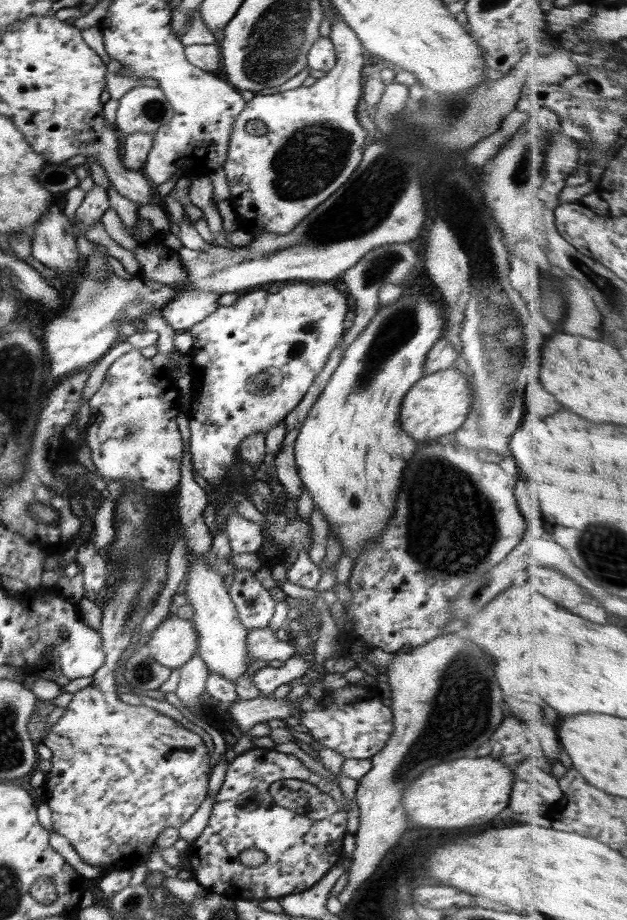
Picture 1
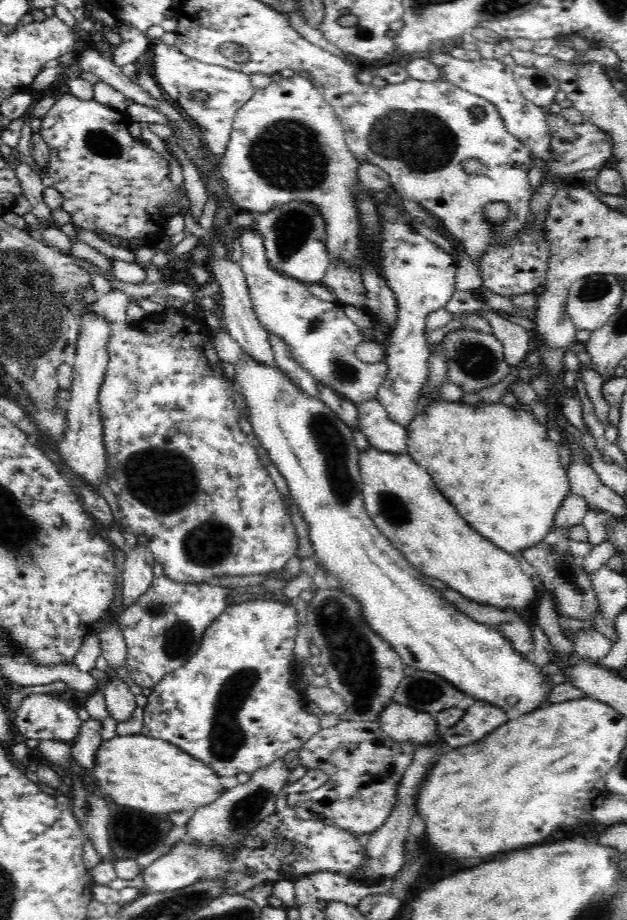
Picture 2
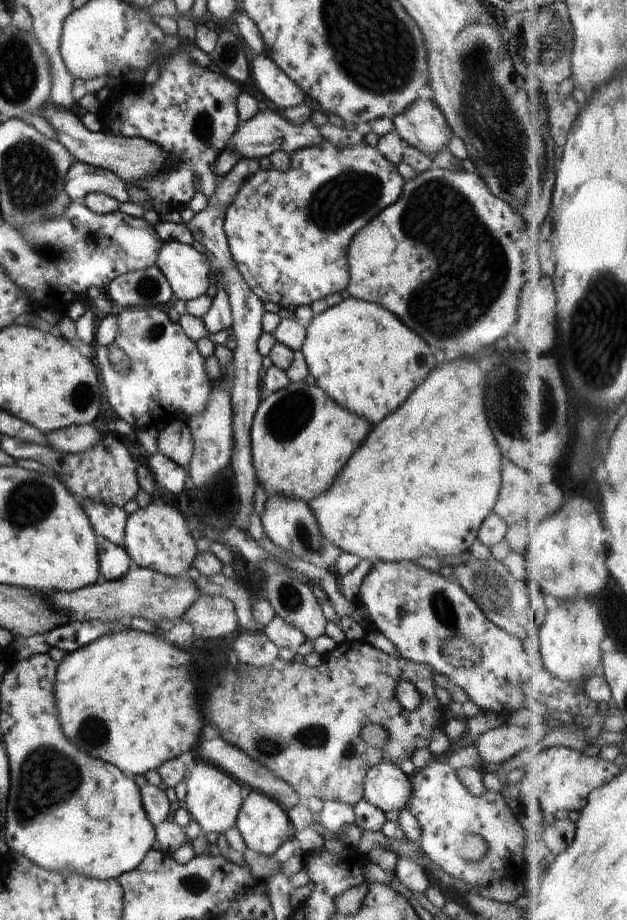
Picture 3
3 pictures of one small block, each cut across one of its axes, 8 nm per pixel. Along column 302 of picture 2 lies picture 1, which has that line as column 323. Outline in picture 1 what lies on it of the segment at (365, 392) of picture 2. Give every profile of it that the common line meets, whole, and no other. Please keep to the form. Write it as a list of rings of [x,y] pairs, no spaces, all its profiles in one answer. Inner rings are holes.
[[[299,281],[299,282],[294,282],[294,283],[293,283],[293,282],[292,282],[292,283],[291,283],[291,282],[290,282],[290,285],[285,285],[285,286],[284,286],[284,287],[283,287],[283,288],[280,288],[280,290],[279,290],[279,291],[278,291],[278,292],[276,292],[276,293],[270,293],[270,292],[268,292],[268,291],[267,291],[267,288],[266,288],[266,287],[263,287],[263,288],[259,288],[259,289],[258,289],[258,290],[256,290],[256,291],[253,291],[253,292],[248,292],[248,293],[246,293],[246,294],[244,294],[244,295],[243,295],[243,296],[239,296],[239,297],[238,297],[238,299],[237,299],[237,300],[236,300],[236,301],[235,301],[235,302],[234,302],[234,303],[233,303],[233,304],[232,304],[232,305],[230,305],[230,306],[221,306],[221,305],[218,305],[218,308],[216,308],[216,310],[215,310],[215,311],[214,311],[214,312],[213,312],[213,313],[212,313],[212,314],[209,314],[209,315],[208,315],[208,316],[207,316],[207,317],[206,317],[206,318],[204,318],[204,320],[202,320],[202,322],[198,322],[198,324],[195,324],[195,325],[194,325],[194,326],[193,326],[193,327],[192,327],[192,329],[191,329],[191,330],[190,330],[190,331],[188,331],[188,332],[189,332],[189,333],[190,333],[190,334],[191,334],[191,337],[192,337],[192,342],[193,342],[193,344],[194,344],[194,345],[193,345],[193,346],[192,346],[192,349],[191,349],[191,350],[190,350],[190,352],[189,352],[189,353],[190,353],[190,357],[192,357],[192,362],[191,362],[191,363],[190,363],[190,374],[189,374],[189,376],[190,376],[190,378],[191,378],[191,379],[192,379],[192,386],[191,386],[191,392],[190,392],[190,394],[191,394],[191,400],[192,400],[192,403],[190,403],[190,411],[189,411],[189,413],[188,413],[188,414],[187,414],[187,418],[188,418],[188,420],[189,420],[189,427],[190,427],[190,432],[191,432],[191,437],[190,437],[190,448],[189,448],[189,449],[190,449],[190,452],[191,452],[191,461],[192,461],[192,463],[193,463],[193,470],[194,470],[194,471],[196,471],[196,472],[197,472],[197,473],[198,473],[198,474],[200,474],[200,476],[201,476],[201,477],[202,477],[202,478],[203,478],[203,479],[204,479],[204,480],[205,480],[205,481],[206,481],[206,482],[207,482],[207,483],[208,483],[208,484],[209,484],[209,485],[210,485],[210,486],[211,486],[211,487],[212,487],[212,488],[213,488],[213,489],[214,489],[214,490],[215,490],[215,492],[216,492],[216,494],[217,494],[217,492],[218,492],[218,491],[219,491],[219,492],[220,492],[220,491],[223,491],[223,490],[224,490],[224,489],[226,489],[226,487],[227,487],[227,486],[228,486],[228,483],[230,483],[230,482],[231,482],[231,480],[230,480],[230,477],[231,477],[231,473],[230,473],[230,470],[232,470],[232,468],[234,468],[234,463],[236,463],[236,454],[238,454],[238,451],[239,451],[239,444],[240,444],[240,443],[241,443],[241,442],[242,442],[242,441],[243,441],[243,440],[244,440],[244,439],[245,439],[245,438],[246,438],[246,437],[247,437],[247,436],[248,436],[248,435],[249,435],[249,434],[252,434],[252,433],[254,433],[254,432],[264,432],[264,433],[265,433],[265,432],[266,432],[266,431],[267,431],[267,430],[270,430],[270,428],[272,428],[272,427],[273,427],[273,426],[276,426],[276,423],[277,423],[277,422],[280,422],[280,421],[282,421],[282,420],[283,420],[283,419],[284,419],[284,418],[285,418],[285,417],[286,417],[286,415],[288,415],[288,414],[289,414],[289,413],[290,413],[290,412],[291,412],[291,411],[292,411],[292,410],[293,410],[293,409],[294,409],[294,408],[295,408],[295,407],[296,407],[296,406],[297,406],[297,405],[298,405],[298,404],[299,404],[299,403],[300,403],[300,402],[301,402],[301,400],[302,400],[302,399],[303,399],[303,397],[304,397],[304,395],[305,395],[305,393],[307,393],[307,392],[308,392],[308,388],[310,388],[310,386],[312,386],[312,382],[314,382],[314,379],[315,379],[315,378],[316,378],[316,377],[317,377],[317,376],[318,376],[318,375],[319,375],[319,374],[320,374],[320,372],[322,372],[322,369],[323,369],[323,368],[324,368],[324,367],[325,367],[325,366],[326,366],[326,363],[327,363],[327,362],[328,362],[328,359],[329,359],[329,358],[330,358],[330,353],[331,353],[331,352],[332,352],[332,351],[333,351],[333,350],[334,350],[334,347],[336,347],[336,344],[338,344],[338,341],[340,341],[340,340],[341,340],[341,339],[342,339],[342,334],[343,334],[343,333],[345,333],[345,330],[344,330],[344,318],[346,318],[346,314],[348,314],[348,311],[349,311],[349,310],[351,310],[351,309],[352,309],[352,305],[351,305],[351,300],[350,300],[350,299],[349,299],[349,297],[348,297],[348,294],[344,294],[344,293],[342,293],[342,292],[340,292],[340,290],[338,290],[338,289],[336,289],[336,288],[335,288],[335,287],[334,287],[334,285],[330,285],[330,284],[323,284],[323,283],[321,283],[321,282],[306,282],[306,281]],[[270,368],[276,368],[276,370],[278,370],[278,372],[280,372],[280,374],[282,374],[282,378],[284,378],[284,380],[280,380],[280,382],[278,382],[278,386],[268,386],[268,380],[258,380],[258,378],[256,378],[256,376],[258,376],[258,374],[262,374],[262,372],[268,372],[268,370],[270,370]]]

